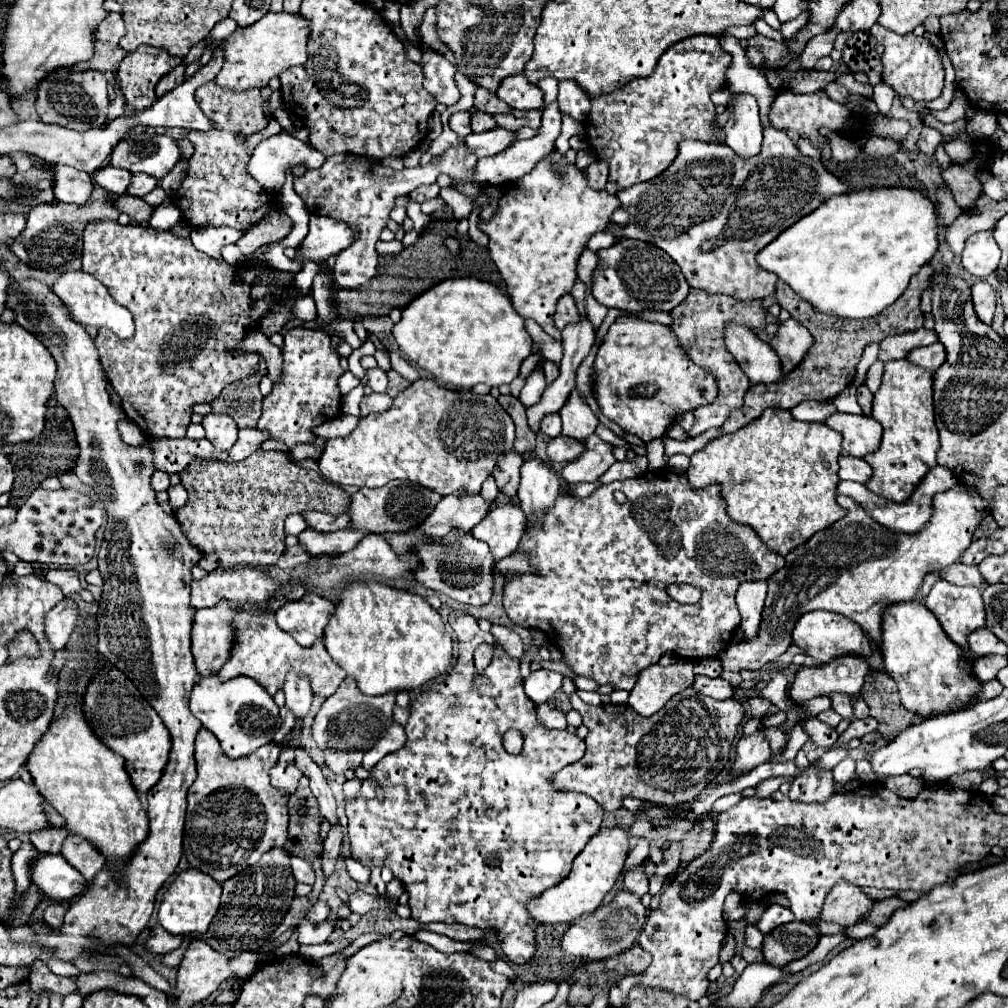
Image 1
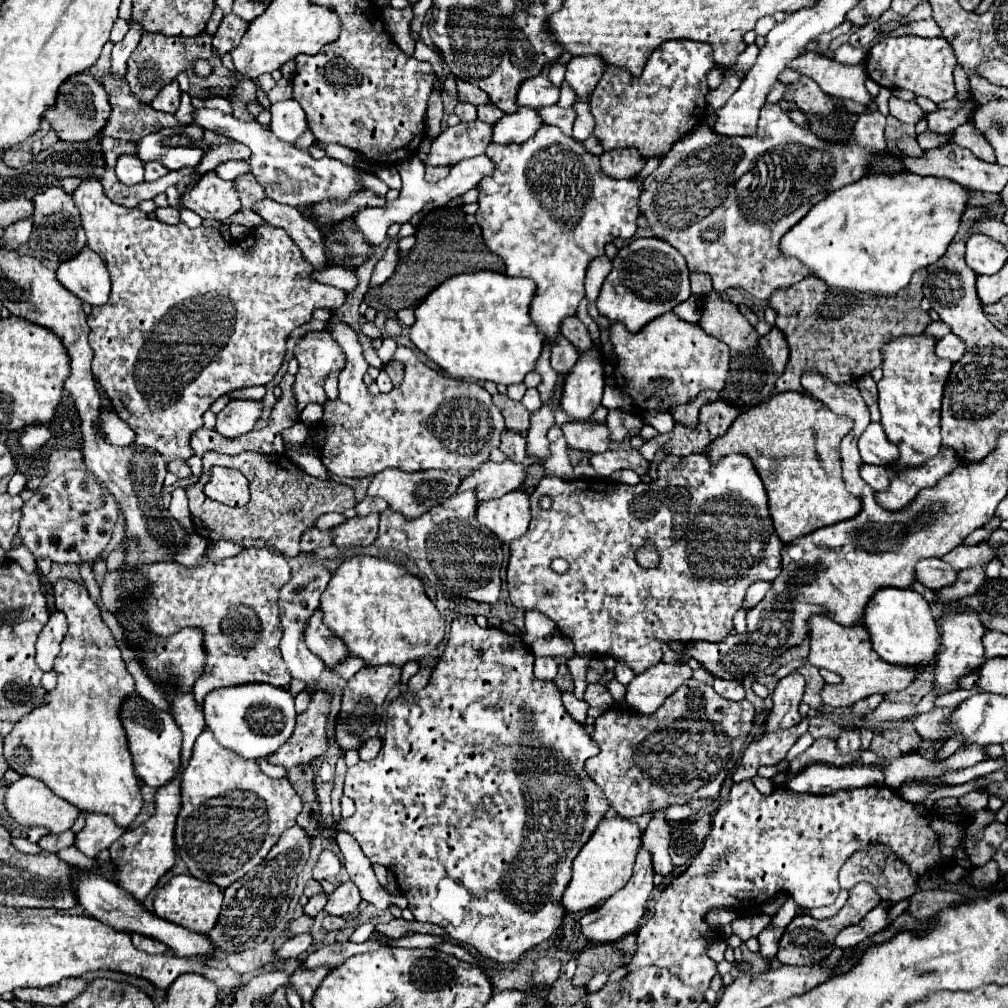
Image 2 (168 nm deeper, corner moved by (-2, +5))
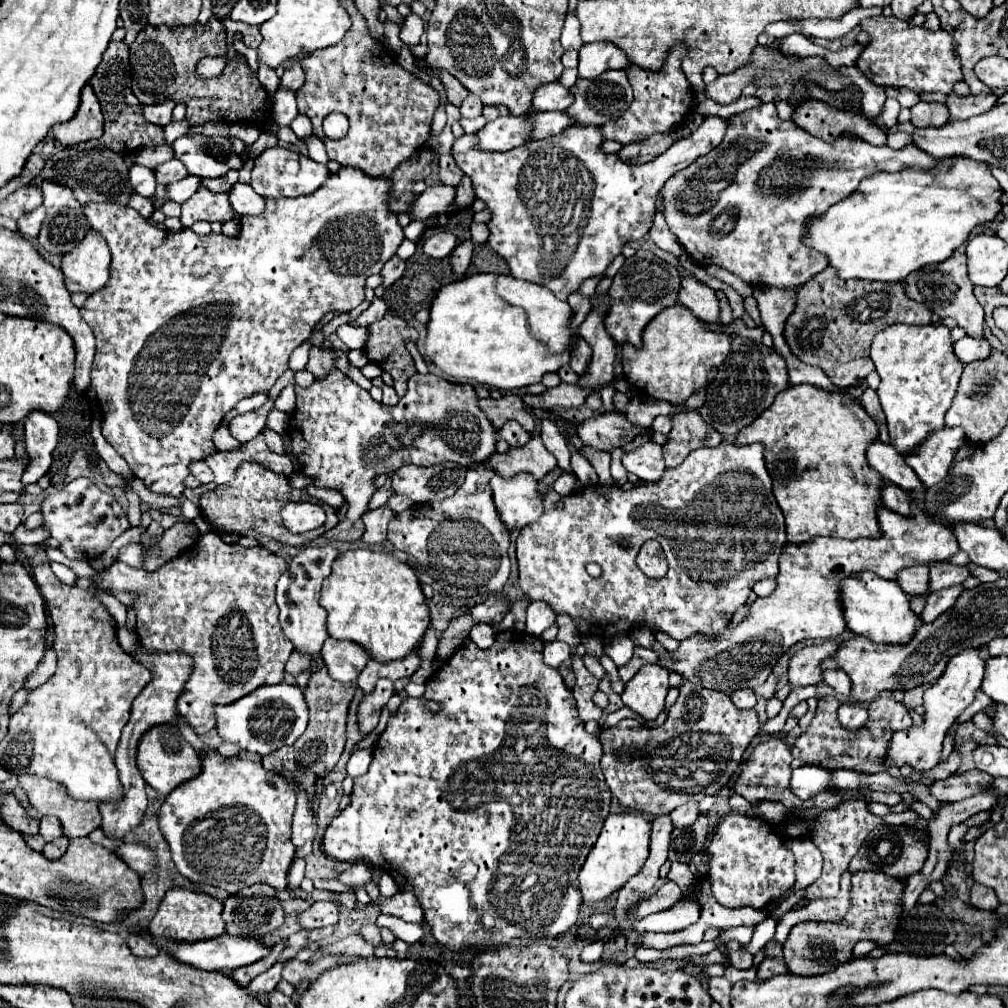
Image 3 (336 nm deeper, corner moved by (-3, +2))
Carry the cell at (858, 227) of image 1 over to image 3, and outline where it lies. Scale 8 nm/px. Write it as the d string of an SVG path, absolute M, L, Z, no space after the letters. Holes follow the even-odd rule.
M946 158L930 170L906 168L898 172L878 172L872 178L864 178L858 190L834 204L822 218L816 218L808 224L806 244L816 246L830 258L840 278L860 278L860 280L878 280L878 282L900 282L910 272L926 266L944 262L960 248L970 232L978 226L992 222L1002 210L1002 186L992 176L986 162L974 162L970 158Z

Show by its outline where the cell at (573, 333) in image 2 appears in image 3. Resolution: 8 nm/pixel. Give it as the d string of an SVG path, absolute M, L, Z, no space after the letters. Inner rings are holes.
M578 338L574 350L572 350L572 360L570 360L570 368L578 374L578 376L584 376L588 372L588 364L590 364L590 358L592 358L592 350L590 346Z

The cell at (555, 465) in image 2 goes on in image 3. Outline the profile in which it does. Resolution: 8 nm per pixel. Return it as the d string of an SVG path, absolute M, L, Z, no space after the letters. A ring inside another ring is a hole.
M562 474L562 476L556 480L554 490L556 490L560 496L568 496L568 494L572 492L574 482L576 482L576 476L572 476L572 474Z

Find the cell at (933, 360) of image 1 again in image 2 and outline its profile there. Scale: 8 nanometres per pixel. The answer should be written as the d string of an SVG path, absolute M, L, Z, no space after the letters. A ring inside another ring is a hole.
M953 333L945 335L945 337L939 339L937 345L935 345L935 355L941 357L941 359L949 359L949 361L953 361L953 363L955 363L957 359L961 359L963 351L965 351L965 345L963 345L961 341L957 341L957 337L955 337Z

